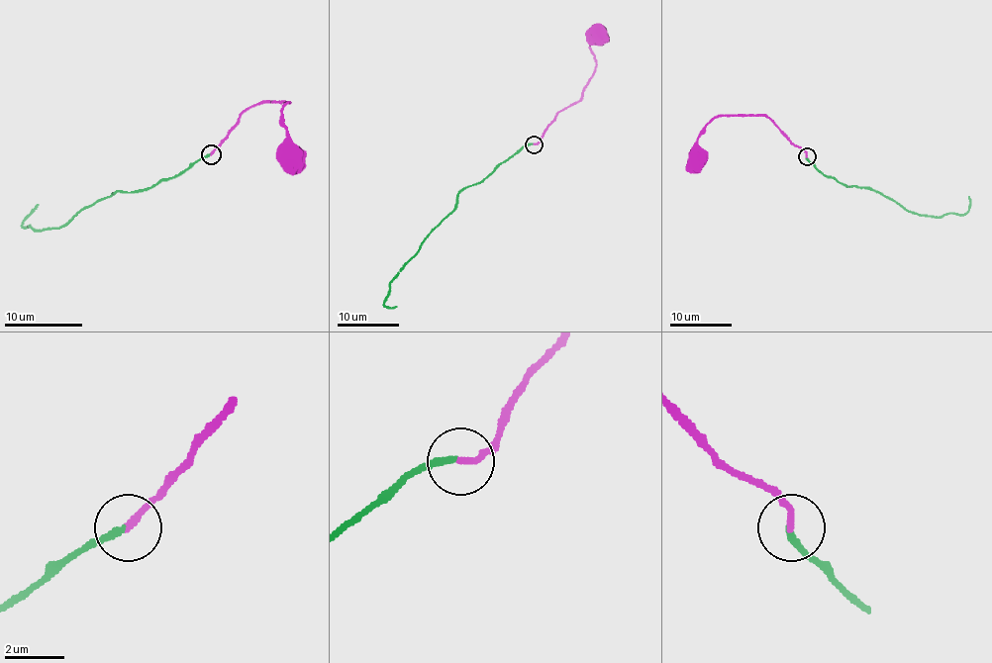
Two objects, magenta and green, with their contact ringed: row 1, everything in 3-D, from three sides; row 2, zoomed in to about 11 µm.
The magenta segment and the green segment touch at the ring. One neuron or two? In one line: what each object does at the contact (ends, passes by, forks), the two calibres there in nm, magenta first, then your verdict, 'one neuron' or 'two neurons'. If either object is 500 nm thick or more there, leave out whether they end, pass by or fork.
magenta ends; green ends; calibres 240 and 240 nm; one neuron

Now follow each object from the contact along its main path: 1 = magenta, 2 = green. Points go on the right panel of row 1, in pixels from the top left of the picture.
1: (807, 157), (768, 117), (728, 115), (717, 117), (705, 128), (697, 140), (698, 155), (695, 158)
2: (807, 157), (823, 174), (845, 186), (869, 186), (914, 213), (937, 218), (946, 213), (963, 214), (968, 196)

